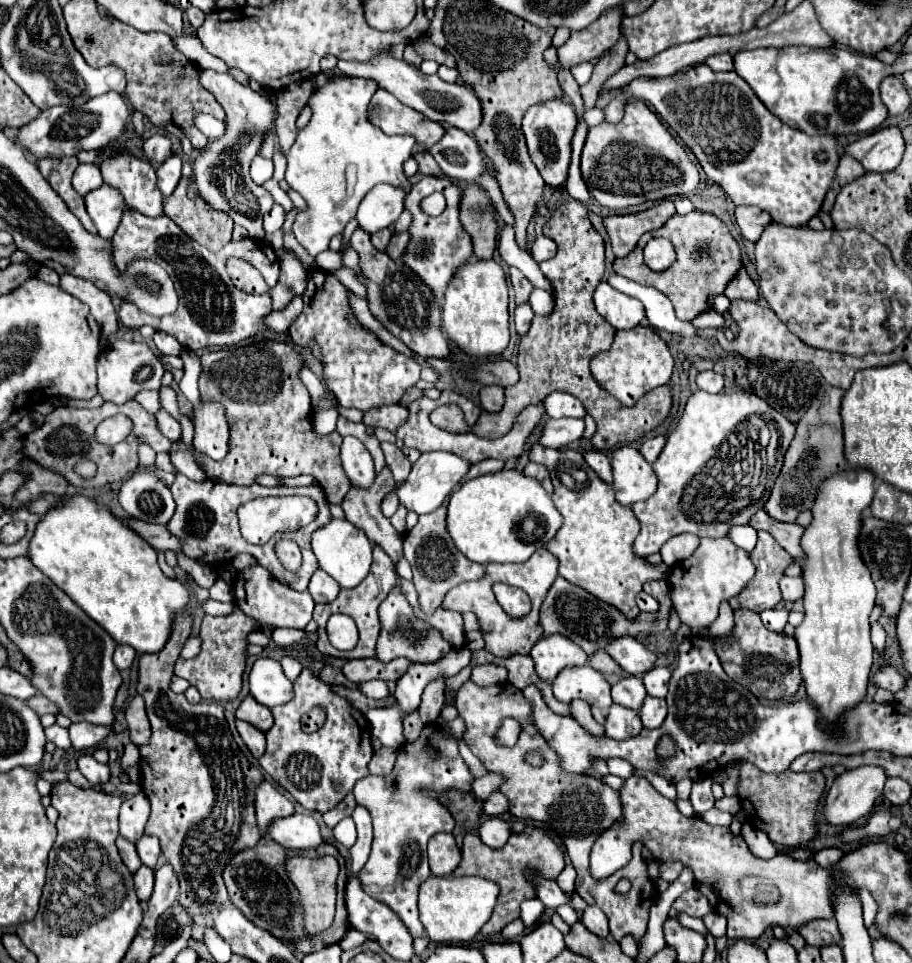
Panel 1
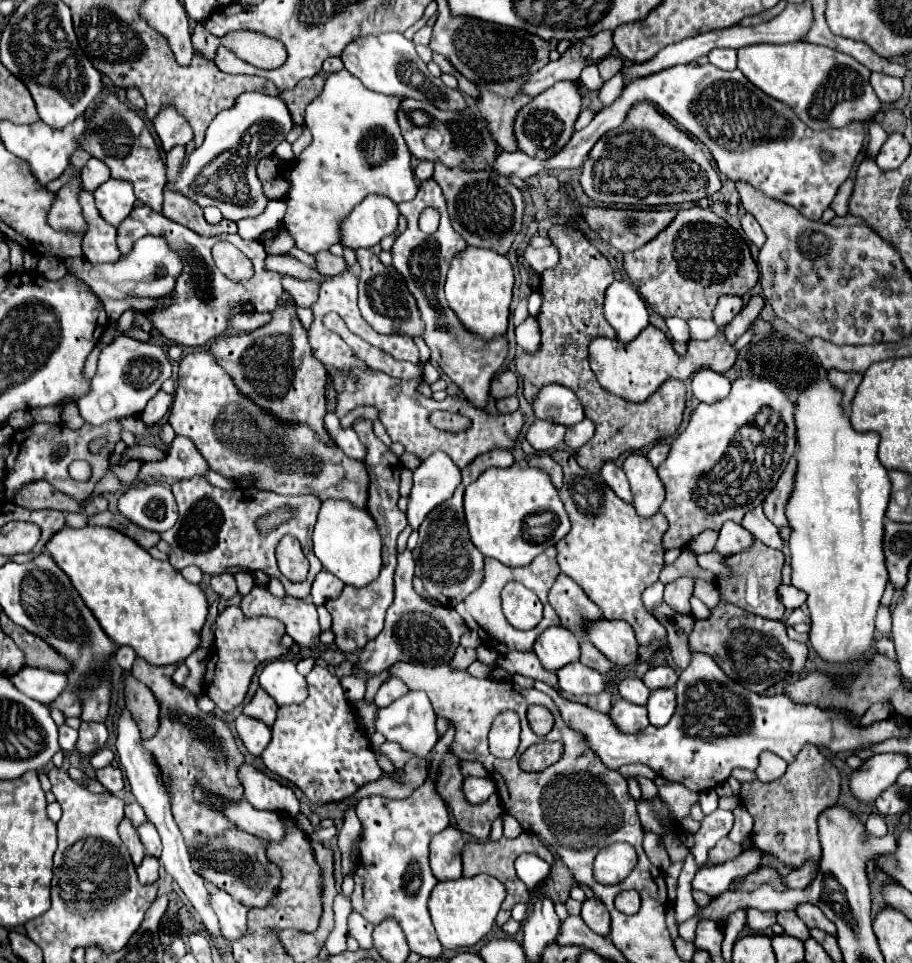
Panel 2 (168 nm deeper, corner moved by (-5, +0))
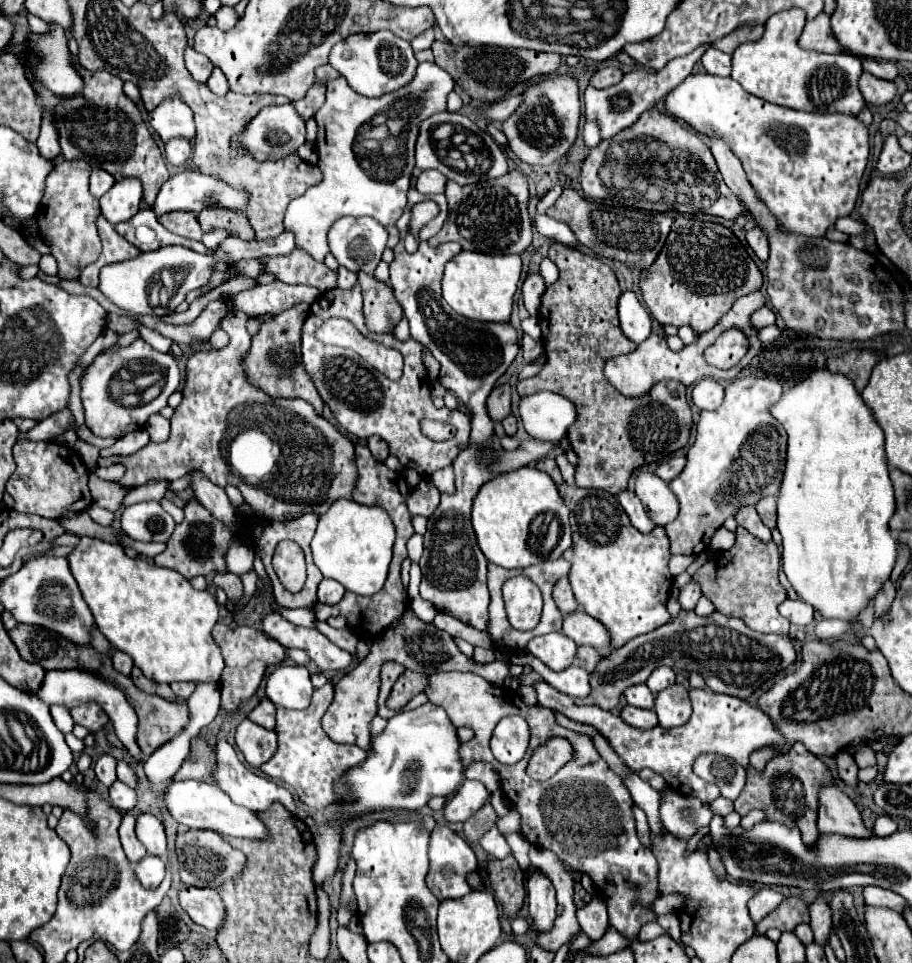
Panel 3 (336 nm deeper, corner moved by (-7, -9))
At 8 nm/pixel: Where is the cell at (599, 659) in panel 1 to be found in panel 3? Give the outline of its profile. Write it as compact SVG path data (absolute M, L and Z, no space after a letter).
M578 647L578 665L582 667L582 669L586 669L588 673L592 673L594 671L594 667L598 665L598 661L600 661L602 657L600 657L600 653L596 651L596 649L592 649L592 647Z

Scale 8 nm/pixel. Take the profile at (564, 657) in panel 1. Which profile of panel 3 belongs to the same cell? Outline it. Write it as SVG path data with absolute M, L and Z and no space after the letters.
M564 633L540 635L528 643L528 651L554 671L570 667L574 663L576 649L578 649L576 643L570 641L570 637L566 637Z

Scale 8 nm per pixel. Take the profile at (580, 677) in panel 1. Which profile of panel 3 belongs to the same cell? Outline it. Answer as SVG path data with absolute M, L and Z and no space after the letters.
M522 651L522 653L516 653L512 655L510 659L512 663L518 663L518 665L530 665L534 671L538 671L546 683L550 683L554 689L570 695L570 697L588 697L590 695L590 675L578 667L578 665L570 665L568 669L556 673L552 671L550 667L546 667L542 661L538 661L534 655Z

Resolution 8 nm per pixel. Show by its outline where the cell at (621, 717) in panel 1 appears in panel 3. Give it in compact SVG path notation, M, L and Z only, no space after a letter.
M626 705L626 707L622 709L620 717L622 717L628 725L632 725L632 727L636 727L636 729L652 729L652 727L658 725L658 717L656 717L654 711L646 711L646 709L630 707L630 705Z

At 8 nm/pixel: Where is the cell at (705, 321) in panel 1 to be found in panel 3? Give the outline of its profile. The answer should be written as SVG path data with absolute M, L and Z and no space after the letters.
M764 307L764 309L756 309L754 313L752 313L752 325L754 325L754 329L762 329L762 327L768 327L768 325L774 325L774 313L768 309L768 307Z

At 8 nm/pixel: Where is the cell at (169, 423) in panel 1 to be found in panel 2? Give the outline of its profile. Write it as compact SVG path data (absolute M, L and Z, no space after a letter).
M176 436L176 440L172 442L172 448L168 452L168 458L162 460L162 462L144 464L138 473L137 480L157 479L161 476L164 476L164 478L174 478L174 480L188 480L188 478L194 478L194 476L206 476L208 470L210 470L208 462L200 456L200 452L196 450L196 446L192 444L192 440L188 440L184 436Z

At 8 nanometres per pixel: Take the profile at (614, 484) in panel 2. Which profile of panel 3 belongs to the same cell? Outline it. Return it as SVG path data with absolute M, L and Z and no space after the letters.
M626 489L622 495L618 495L618 503L620 503L622 509L628 513L632 525L634 525L638 531L650 533L650 531L654 529L654 523L648 519L648 515L646 515L640 499L636 497L636 493L632 493L632 491Z

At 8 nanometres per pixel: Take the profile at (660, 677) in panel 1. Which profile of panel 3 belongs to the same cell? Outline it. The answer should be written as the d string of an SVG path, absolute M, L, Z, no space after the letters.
M660 667L660 669L652 671L652 675L648 677L646 685L648 685L648 689L656 695L656 693L664 691L666 687L674 685L674 671L672 671L670 667Z

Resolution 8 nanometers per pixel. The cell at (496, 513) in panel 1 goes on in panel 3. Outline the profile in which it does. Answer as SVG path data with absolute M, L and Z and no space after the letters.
M534 465L520 467L516 471L500 473L494 479L486 481L472 505L472 527L476 531L478 545L484 553L484 557L500 567L514 569L514 567L530 567L534 563L540 563L544 557L536 555L530 545L530 523L536 515L552 511L561 520L561 536L557 546L549 554L549 559L558 559L564 551L572 546L572 531L569 524L570 510L566 507L562 497L558 495L556 483L550 475L544 471L538 471Z

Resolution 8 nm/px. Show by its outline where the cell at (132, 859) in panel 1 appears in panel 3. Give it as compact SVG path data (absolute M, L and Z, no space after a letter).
M126 813L124 819L122 819L122 825L120 825L120 841L122 841L122 847L124 847L124 853L126 857L132 861L132 863L138 863L140 859L146 857L146 849L142 847L142 843L136 839L134 835L134 825L136 825L136 819Z

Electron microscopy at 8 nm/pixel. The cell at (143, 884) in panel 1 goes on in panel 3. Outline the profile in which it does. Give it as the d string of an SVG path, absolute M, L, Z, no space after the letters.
M146 855L140 863L134 865L134 873L136 873L138 881L142 883L142 887L154 889L164 879L164 861L160 857Z

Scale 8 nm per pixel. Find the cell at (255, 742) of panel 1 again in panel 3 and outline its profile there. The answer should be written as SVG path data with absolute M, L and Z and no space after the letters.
M244 719L236 729L236 745L252 767L260 767L276 753L276 733Z

